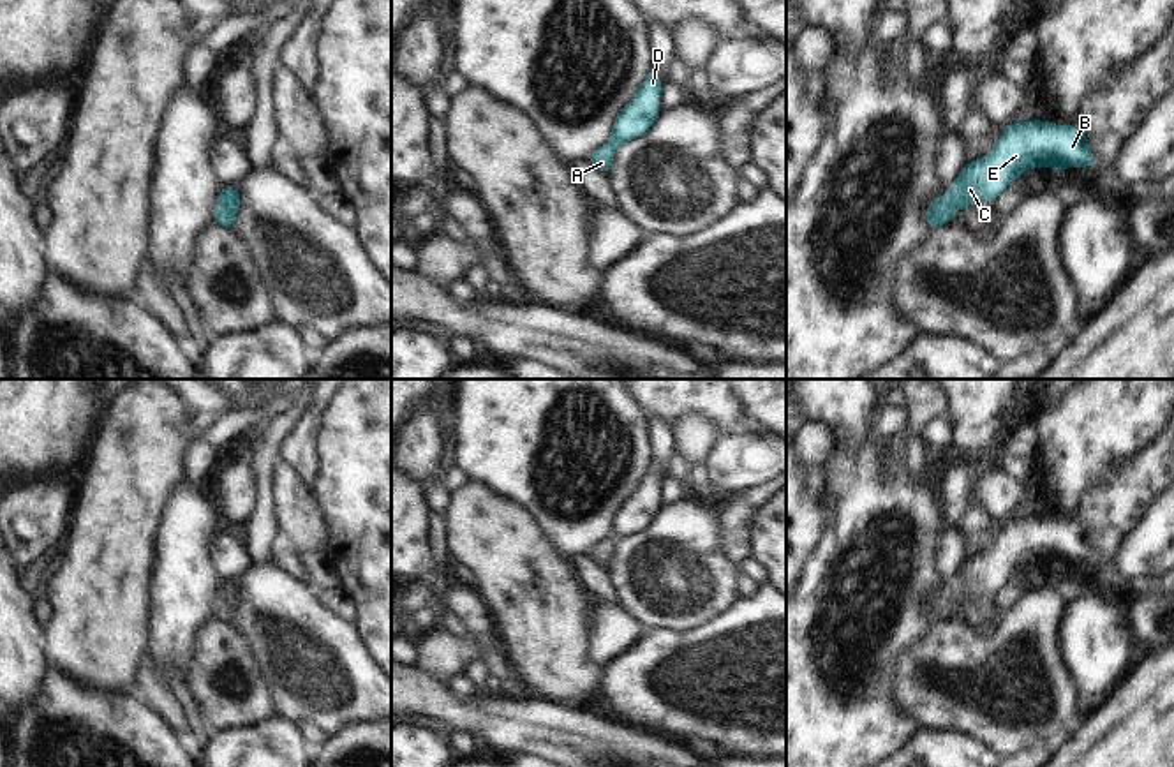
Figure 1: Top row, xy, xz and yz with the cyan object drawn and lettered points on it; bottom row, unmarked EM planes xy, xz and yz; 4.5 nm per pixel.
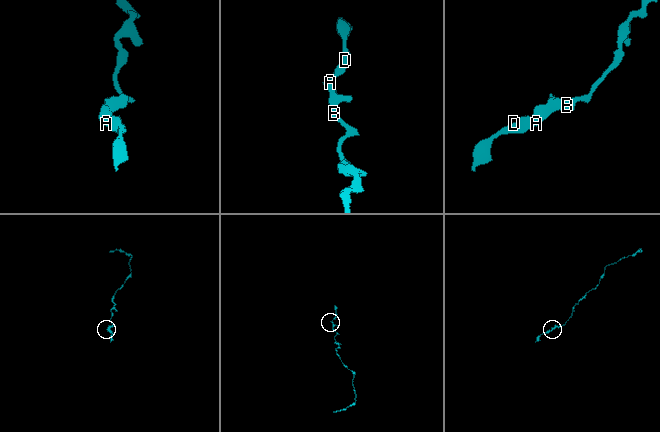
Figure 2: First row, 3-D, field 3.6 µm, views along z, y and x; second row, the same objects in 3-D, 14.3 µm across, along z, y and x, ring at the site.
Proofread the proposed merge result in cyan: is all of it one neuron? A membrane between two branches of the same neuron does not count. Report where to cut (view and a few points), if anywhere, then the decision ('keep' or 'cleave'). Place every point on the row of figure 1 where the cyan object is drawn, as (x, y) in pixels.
no cut | keep

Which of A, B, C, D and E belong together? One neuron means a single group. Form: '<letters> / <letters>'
A B C D E

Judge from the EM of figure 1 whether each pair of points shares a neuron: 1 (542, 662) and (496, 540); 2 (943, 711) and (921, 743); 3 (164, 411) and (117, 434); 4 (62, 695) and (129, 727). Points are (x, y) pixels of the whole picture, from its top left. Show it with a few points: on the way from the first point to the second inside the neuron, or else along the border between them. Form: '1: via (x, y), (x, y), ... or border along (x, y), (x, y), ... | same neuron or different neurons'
1: via (542, 632), (540, 607), (517, 584), (515, 570) | same neuron
2: border along (921, 727), (959, 730), (970, 736) | different neurons
3: via (152, 422), (140, 434), (129, 434) | same neuron
4: via (78, 711), (96, 727), (113, 727) | same neuron

